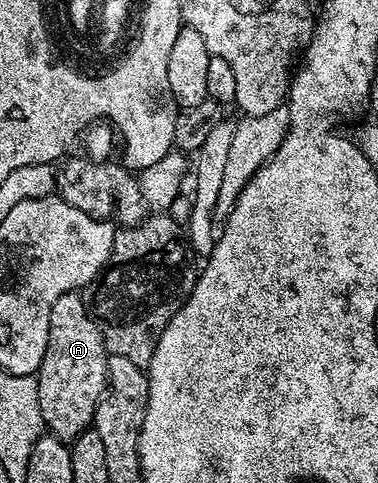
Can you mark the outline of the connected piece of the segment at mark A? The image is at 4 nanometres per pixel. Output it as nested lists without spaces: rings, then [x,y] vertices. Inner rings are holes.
[[[81,291],[60,294],[52,306],[48,346],[38,367],[38,401],[42,423],[63,442],[73,442],[95,423],[98,404],[107,393],[109,359],[106,338]]]

